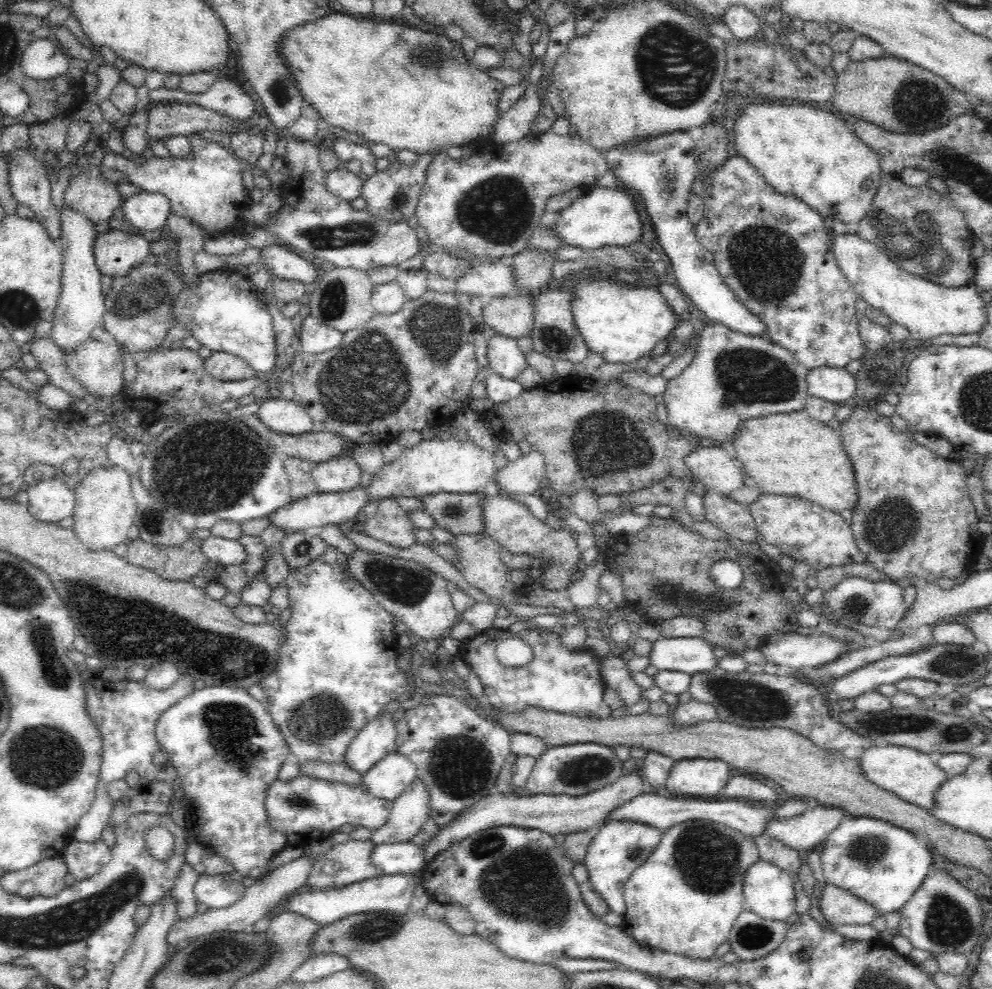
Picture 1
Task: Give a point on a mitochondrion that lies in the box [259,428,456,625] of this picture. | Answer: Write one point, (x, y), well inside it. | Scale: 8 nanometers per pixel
(402, 584)

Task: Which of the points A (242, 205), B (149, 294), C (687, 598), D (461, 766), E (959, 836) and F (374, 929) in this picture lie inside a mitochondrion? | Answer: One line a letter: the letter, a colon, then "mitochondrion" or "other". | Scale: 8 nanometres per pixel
A: other
B: mitochondrion
C: mitochondrion
D: mitochondrion
E: other
F: mitochondrion

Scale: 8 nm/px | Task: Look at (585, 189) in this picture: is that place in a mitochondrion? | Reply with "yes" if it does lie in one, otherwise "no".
no

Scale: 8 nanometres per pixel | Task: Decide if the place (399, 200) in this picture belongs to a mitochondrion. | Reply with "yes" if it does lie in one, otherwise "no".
yes

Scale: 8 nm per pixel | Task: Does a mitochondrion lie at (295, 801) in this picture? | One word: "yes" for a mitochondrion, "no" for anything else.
yes

